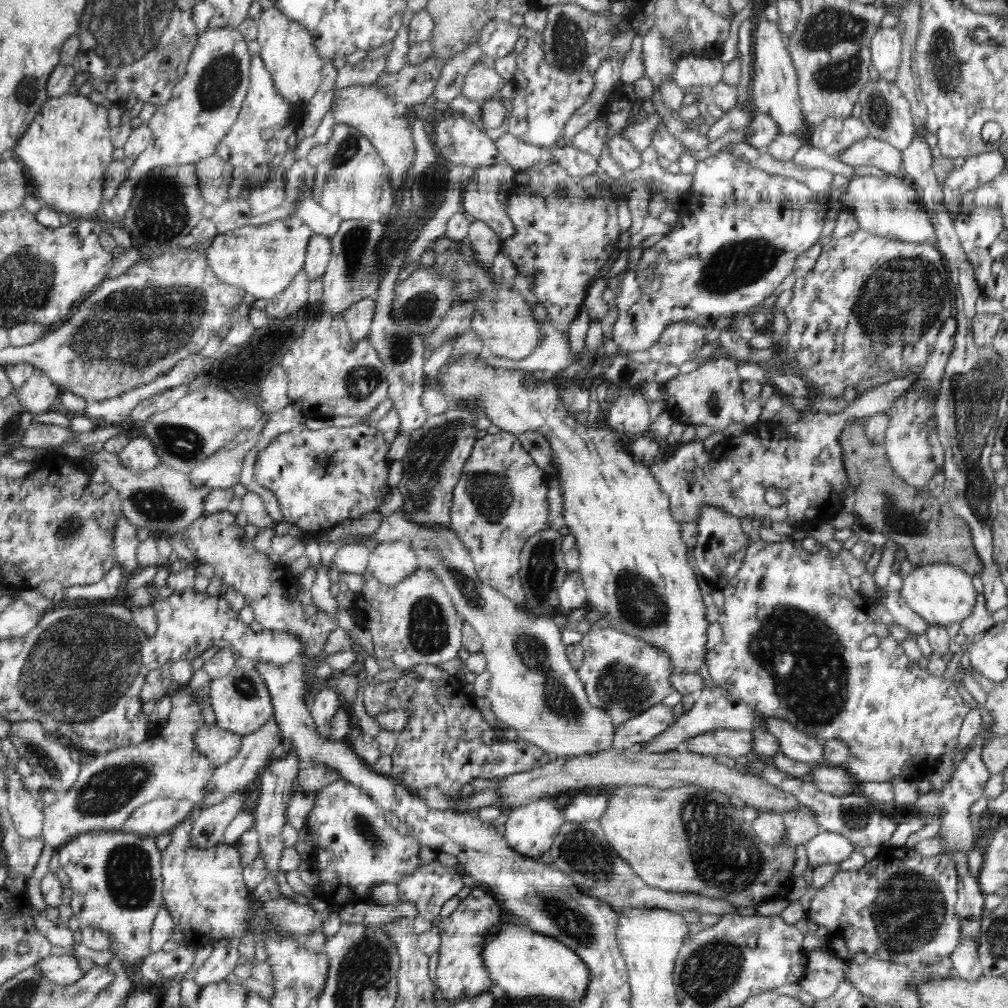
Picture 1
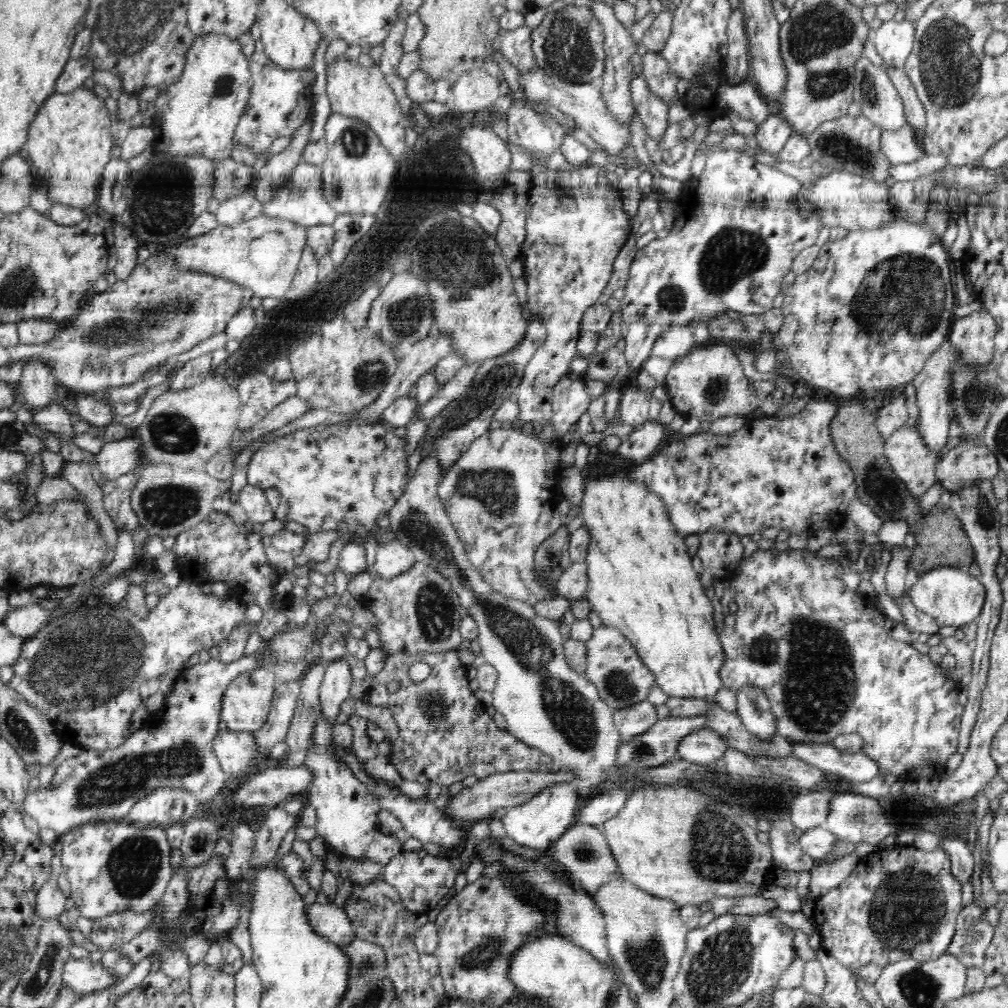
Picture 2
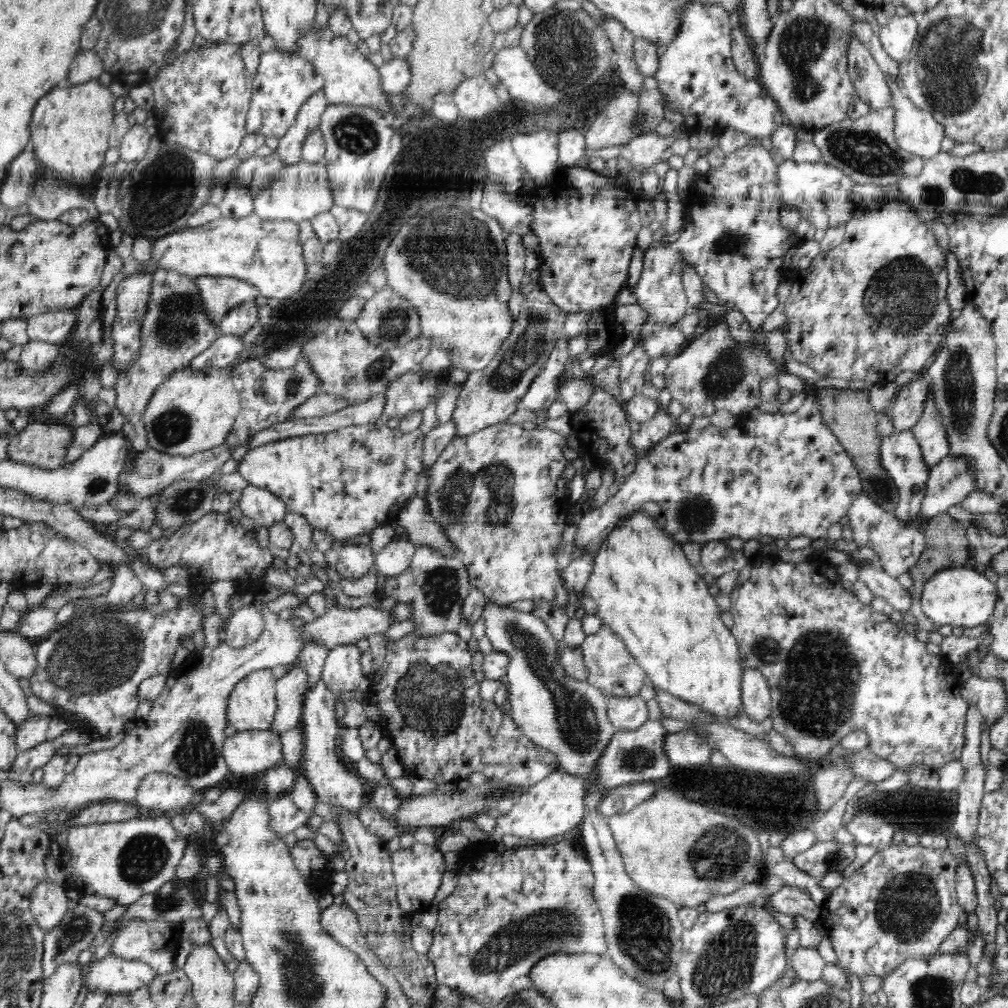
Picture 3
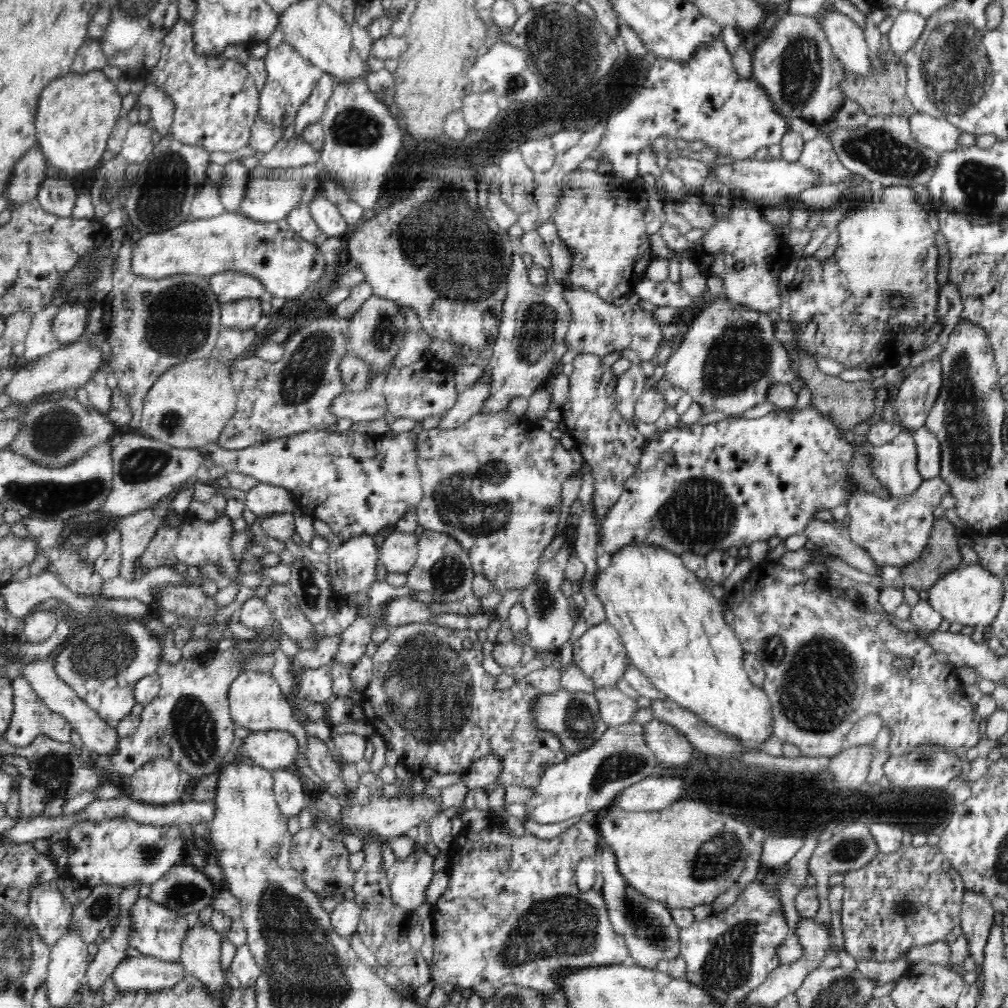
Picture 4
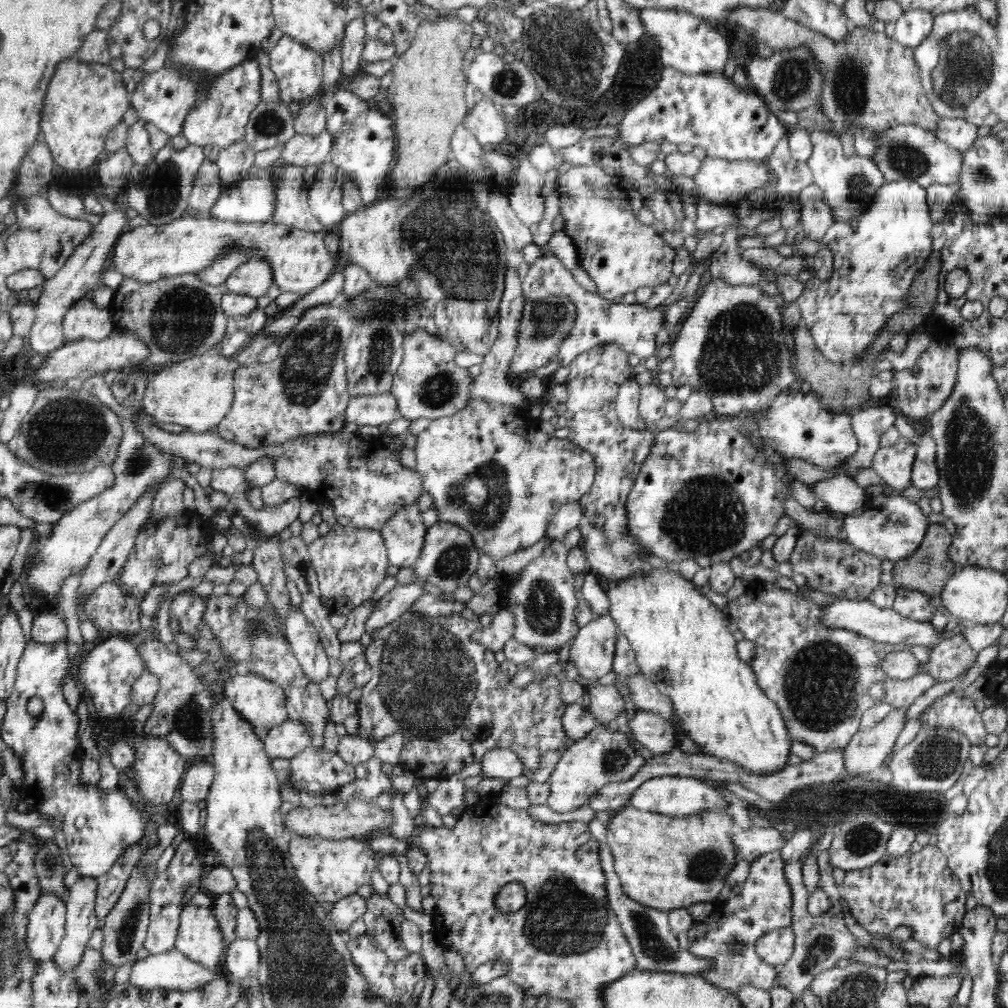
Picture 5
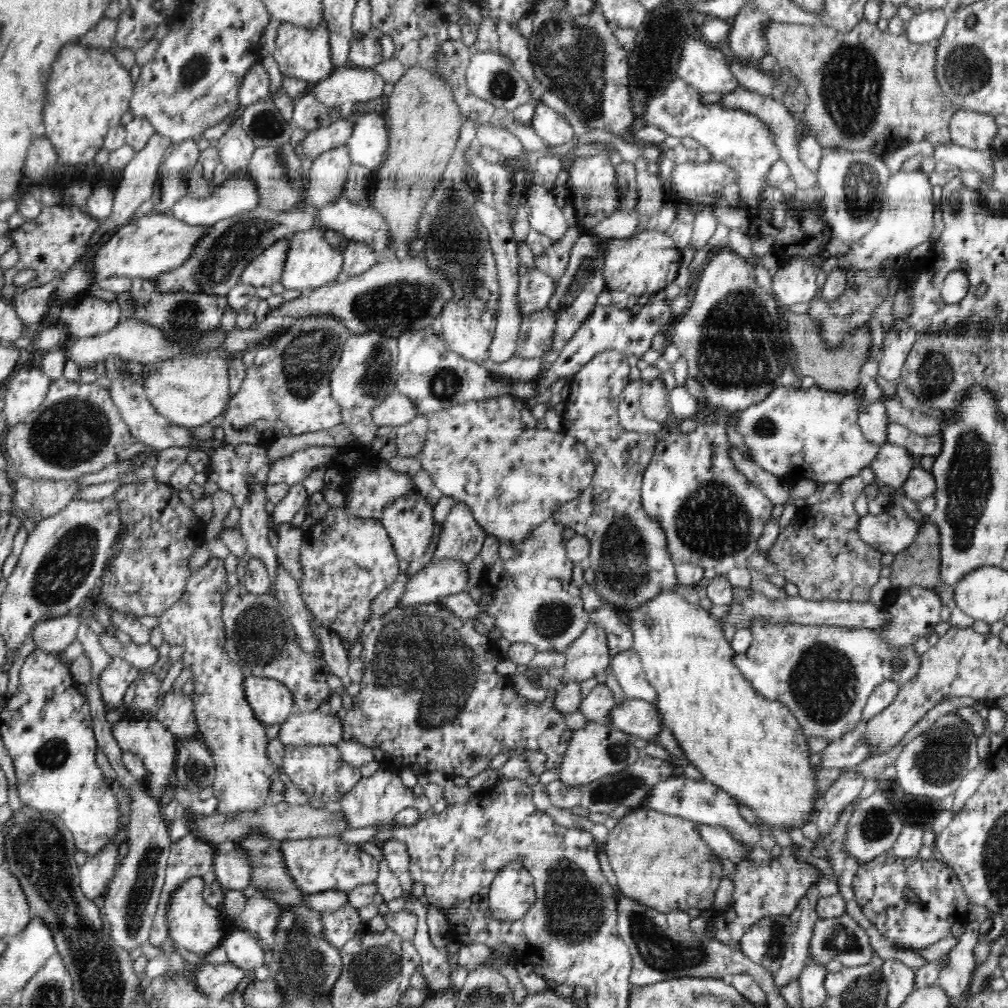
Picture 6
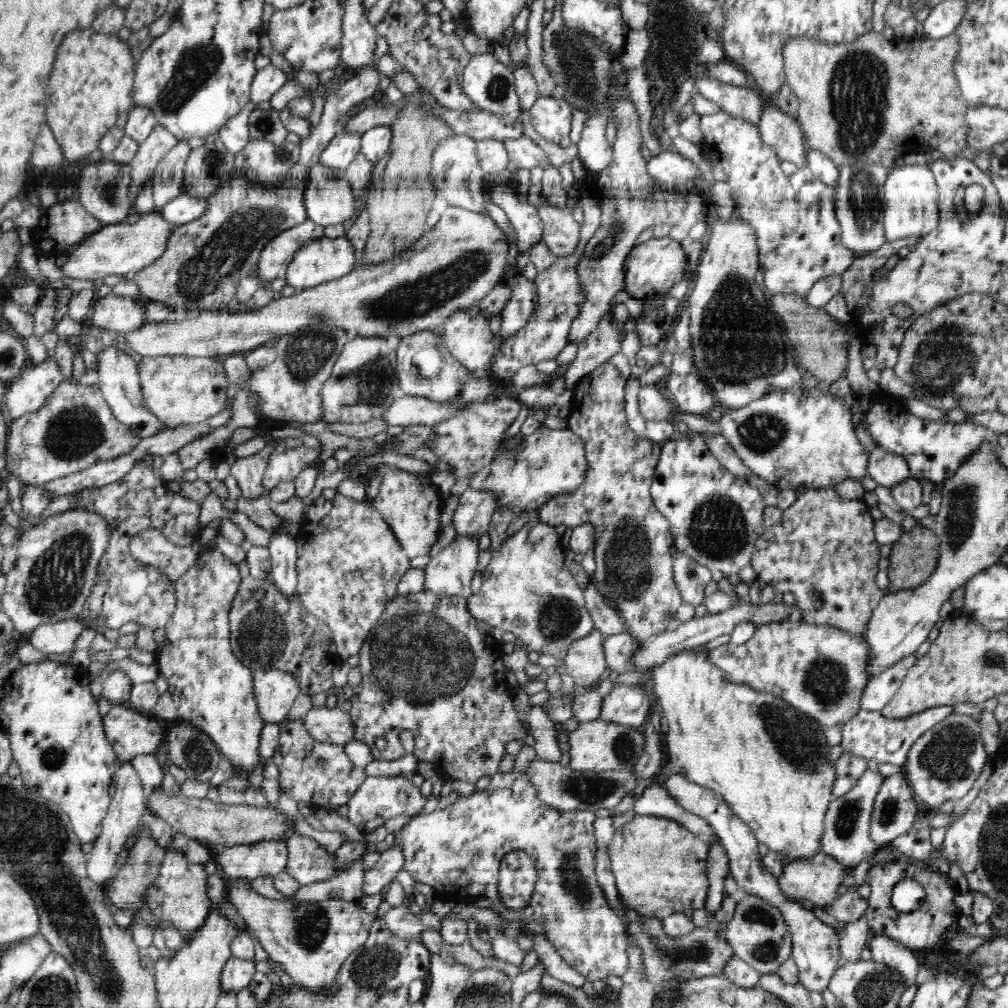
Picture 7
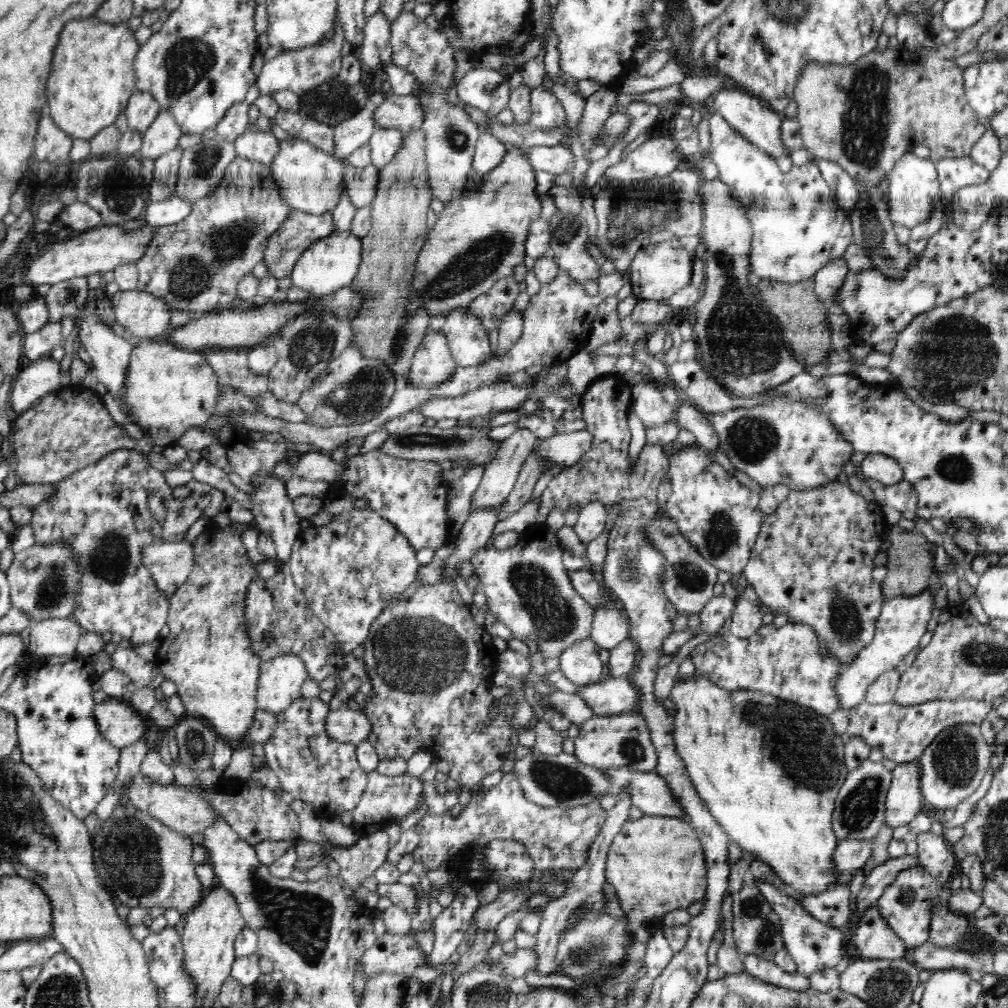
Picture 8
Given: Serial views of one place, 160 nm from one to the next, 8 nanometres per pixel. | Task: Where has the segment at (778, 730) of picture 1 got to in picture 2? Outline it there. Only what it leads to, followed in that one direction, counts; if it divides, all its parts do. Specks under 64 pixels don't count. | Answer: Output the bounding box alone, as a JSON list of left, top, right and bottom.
[790,742,880,782]

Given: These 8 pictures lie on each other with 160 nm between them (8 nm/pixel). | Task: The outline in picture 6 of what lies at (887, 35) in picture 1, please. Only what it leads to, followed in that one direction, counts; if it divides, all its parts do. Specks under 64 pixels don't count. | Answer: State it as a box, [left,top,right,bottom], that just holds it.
[905,9,948,44]

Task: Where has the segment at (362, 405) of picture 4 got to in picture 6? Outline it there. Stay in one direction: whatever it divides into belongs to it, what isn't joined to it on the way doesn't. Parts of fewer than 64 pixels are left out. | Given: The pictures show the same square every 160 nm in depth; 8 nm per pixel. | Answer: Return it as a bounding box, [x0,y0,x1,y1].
[372,391,418,428]

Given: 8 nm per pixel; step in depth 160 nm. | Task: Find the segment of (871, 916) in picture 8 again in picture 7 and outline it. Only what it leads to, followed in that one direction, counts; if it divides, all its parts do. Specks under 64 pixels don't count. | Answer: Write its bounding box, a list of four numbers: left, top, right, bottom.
[868,931,922,988]

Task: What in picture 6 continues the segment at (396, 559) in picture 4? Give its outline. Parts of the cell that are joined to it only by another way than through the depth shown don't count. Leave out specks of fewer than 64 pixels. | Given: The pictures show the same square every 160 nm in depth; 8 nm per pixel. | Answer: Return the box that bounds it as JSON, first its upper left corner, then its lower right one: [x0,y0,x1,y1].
[380,488,436,563]

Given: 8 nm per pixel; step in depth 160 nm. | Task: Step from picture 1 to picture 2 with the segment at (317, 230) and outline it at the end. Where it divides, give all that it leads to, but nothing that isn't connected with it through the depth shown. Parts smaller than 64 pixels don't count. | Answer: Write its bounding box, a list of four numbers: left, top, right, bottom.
[262,161,337,227]

